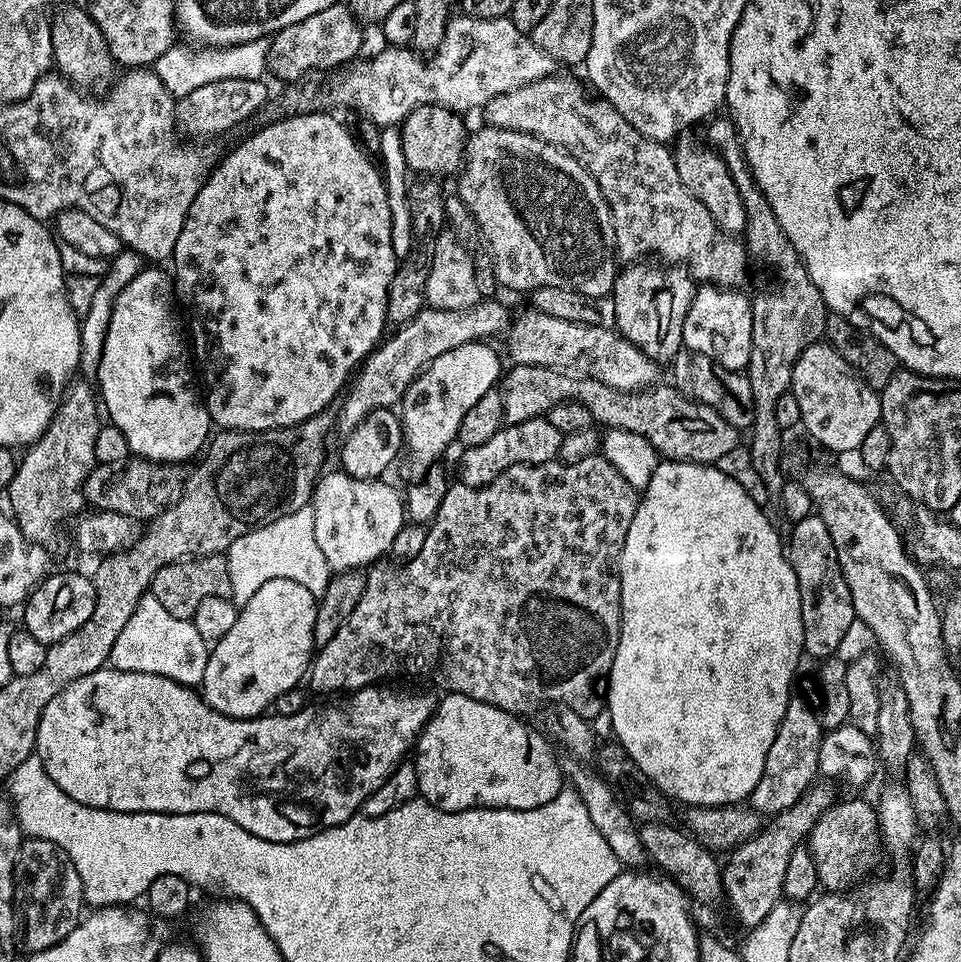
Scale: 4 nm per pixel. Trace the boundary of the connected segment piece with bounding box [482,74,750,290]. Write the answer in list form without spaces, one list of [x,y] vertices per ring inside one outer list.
[[[557,74],[555,76],[543,76],[538,82],[530,82],[526,86],[518,86],[518,90],[510,90],[506,94],[498,94],[498,98],[490,98],[490,102],[484,105],[482,115],[485,116],[487,123],[494,128],[505,128],[506,130],[516,130],[517,132],[528,132],[532,136],[537,136],[539,140],[543,140],[546,144],[553,144],[556,148],[562,148],[565,152],[572,155],[575,160],[598,182],[598,186],[604,195],[604,201],[608,203],[608,208],[612,211],[612,221],[616,227],[616,255],[621,261],[636,262],[647,252],[657,252],[661,261],[667,262],[672,266],[683,266],[688,269],[693,281],[703,282],[706,284],[714,284],[722,288],[739,289],[740,284],[748,276],[748,256],[750,260],[750,252],[746,247],[745,241],[739,235],[731,232],[724,232],[716,226],[714,218],[710,218],[710,210],[706,210],[706,206],[702,206],[702,202],[698,202],[698,198],[694,198],[694,194],[690,194],[690,190],[686,190],[686,186],[682,186],[682,182],[678,178],[678,170],[674,163],[673,153],[670,151],[667,143],[651,140],[642,134],[638,134],[638,130],[634,130],[634,126],[630,126],[630,122],[626,122],[626,118],[622,118],[622,114],[618,114],[618,110],[610,101],[603,98],[595,98],[596,100],[588,100],[588,96],[584,93],[585,85],[575,80],[572,76],[563,76]]]

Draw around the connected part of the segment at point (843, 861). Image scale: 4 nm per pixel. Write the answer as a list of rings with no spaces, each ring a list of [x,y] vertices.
[[[844,800],[833,803],[818,818],[812,833],[806,837],[806,847],[812,853],[816,867],[816,879],[824,890],[844,890],[851,880],[863,874],[872,864],[876,848],[881,847],[882,837],[876,809],[864,800]]]

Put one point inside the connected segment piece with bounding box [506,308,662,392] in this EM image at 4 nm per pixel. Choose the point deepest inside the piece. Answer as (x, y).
(601, 354)

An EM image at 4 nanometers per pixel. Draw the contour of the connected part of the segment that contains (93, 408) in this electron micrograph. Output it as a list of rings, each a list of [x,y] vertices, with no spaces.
[[[73,383],[65,392],[64,399],[60,401],[60,409],[54,414],[50,426],[25,451],[28,453],[19,457],[14,478],[6,489],[8,500],[12,503],[11,515],[26,539],[47,545],[48,539],[55,534],[60,520],[70,519],[71,521],[85,511],[84,483],[90,470],[97,465],[95,443],[98,442],[100,427],[102,427],[102,408],[98,403],[98,396],[93,385],[91,388],[88,384]]]

